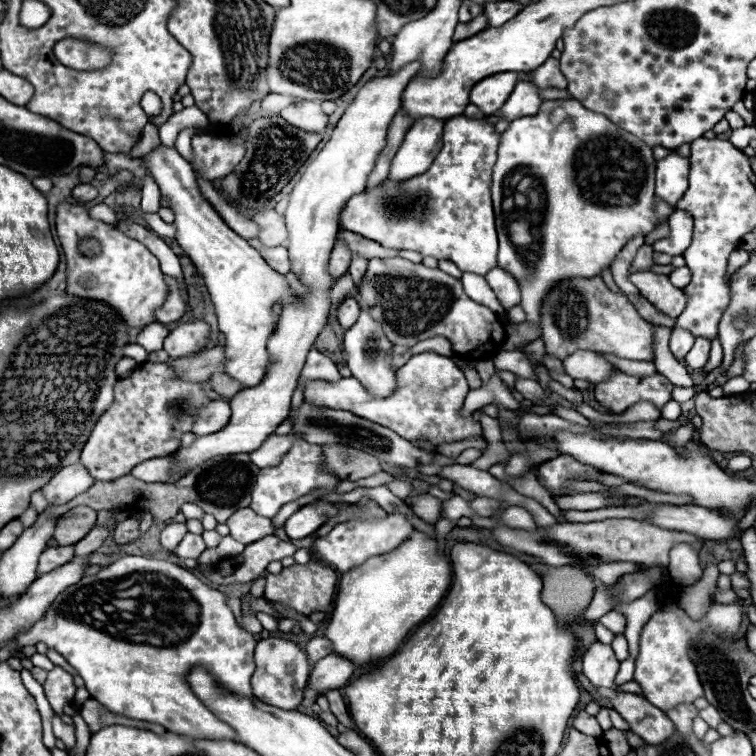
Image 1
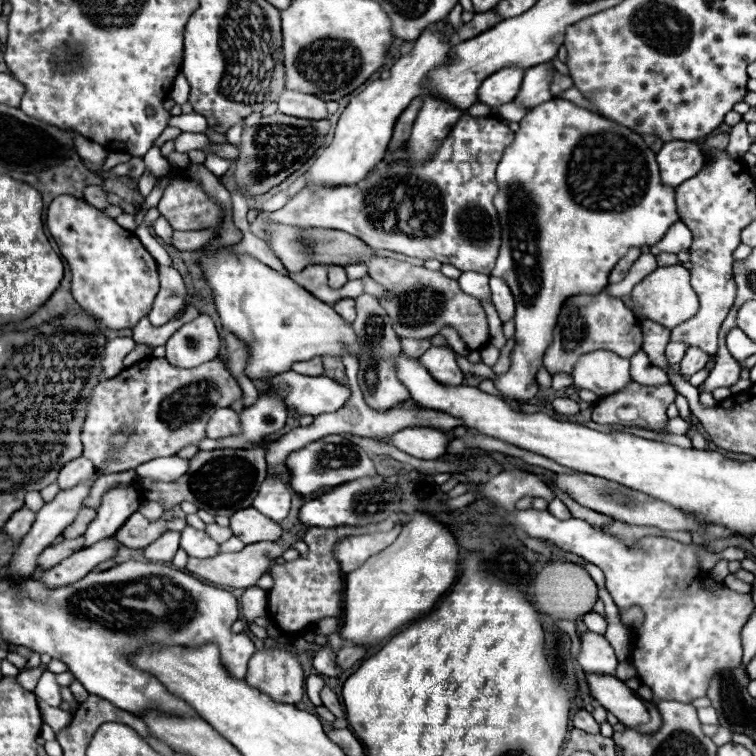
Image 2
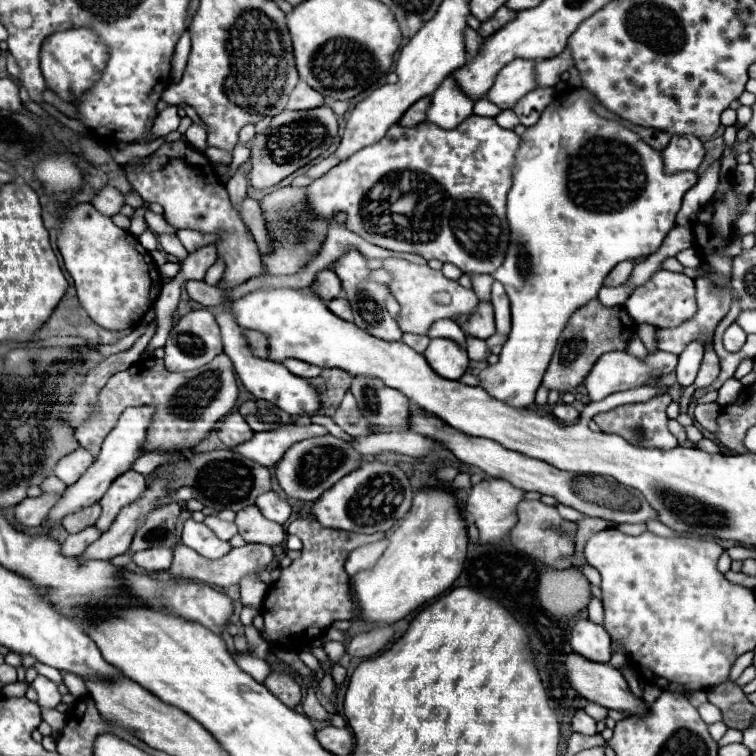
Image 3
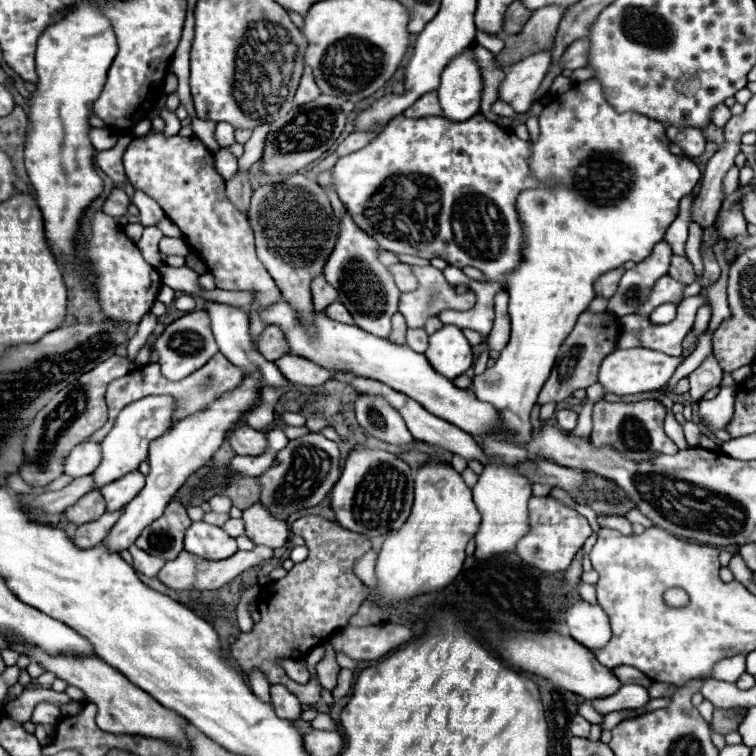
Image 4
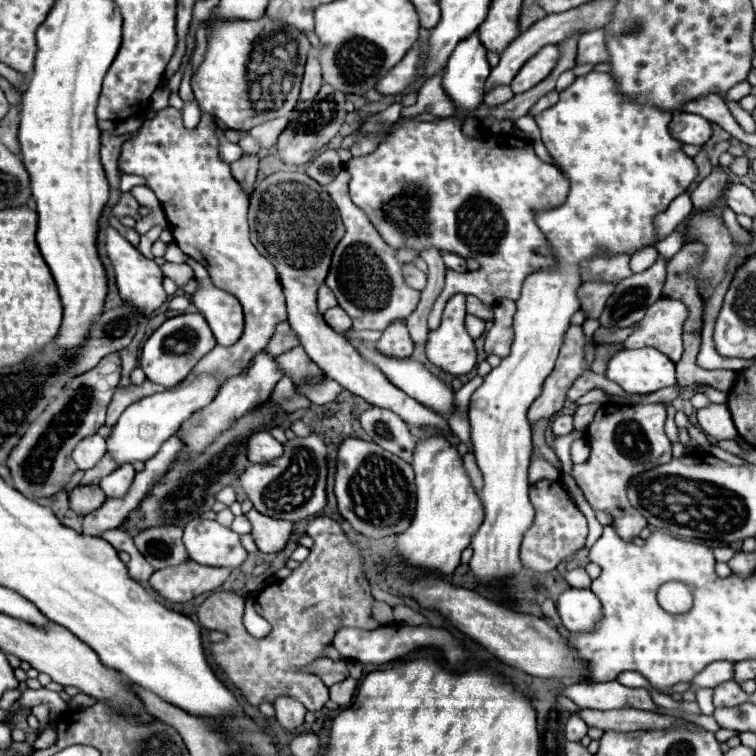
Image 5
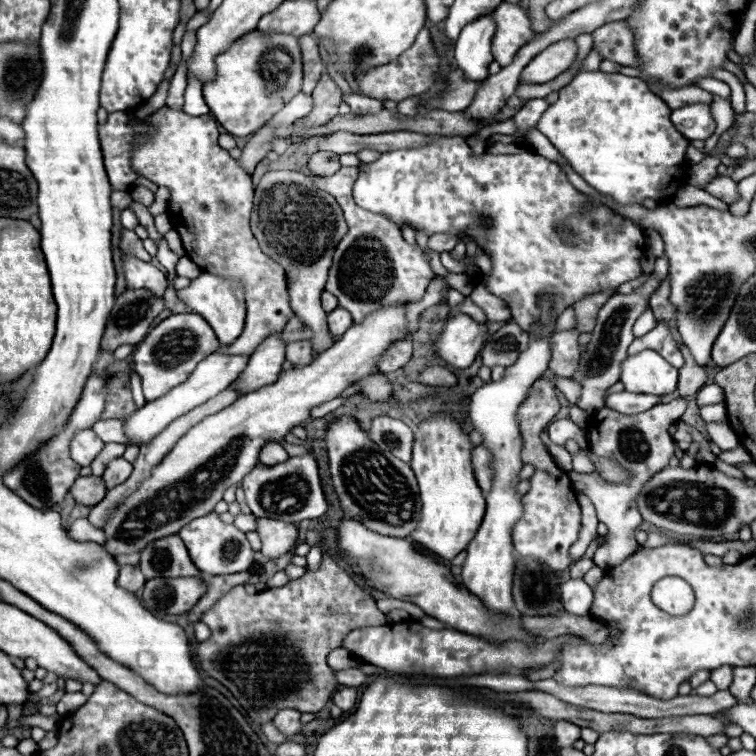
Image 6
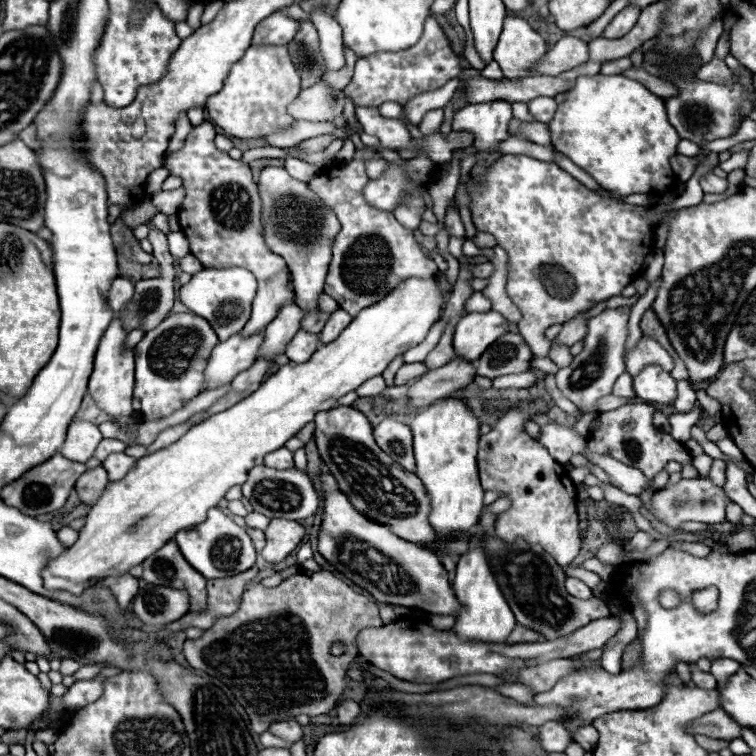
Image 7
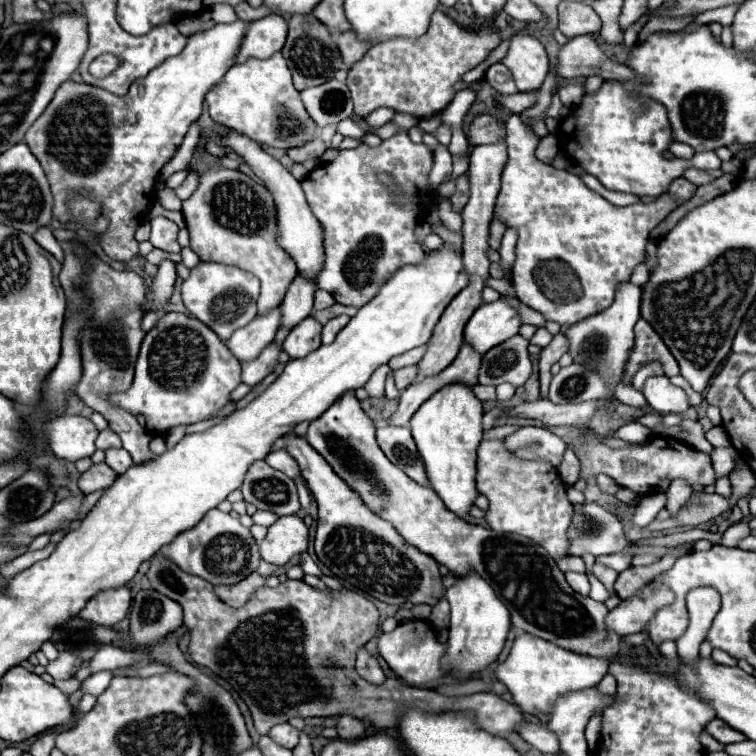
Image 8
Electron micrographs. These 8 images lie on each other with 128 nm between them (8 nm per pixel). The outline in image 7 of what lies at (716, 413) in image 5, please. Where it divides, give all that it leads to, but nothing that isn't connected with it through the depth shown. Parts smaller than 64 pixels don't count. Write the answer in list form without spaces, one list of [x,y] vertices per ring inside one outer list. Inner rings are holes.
[[[722,438],[716,442],[718,448],[732,460],[732,462],[742,462],[744,460],[744,454],[738,450],[738,446],[732,442],[732,438]]]

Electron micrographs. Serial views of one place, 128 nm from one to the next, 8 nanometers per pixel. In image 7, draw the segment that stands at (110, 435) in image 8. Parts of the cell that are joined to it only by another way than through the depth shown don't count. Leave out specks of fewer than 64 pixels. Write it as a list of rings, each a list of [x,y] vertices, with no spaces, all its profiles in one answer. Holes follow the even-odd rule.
[[[102,438],[102,442],[100,442],[100,446],[96,448],[94,456],[96,456],[98,460],[104,460],[108,454],[112,454],[112,452],[124,452],[124,450],[126,450],[126,444],[124,444],[124,442],[120,442],[120,440],[116,440],[116,438]]]

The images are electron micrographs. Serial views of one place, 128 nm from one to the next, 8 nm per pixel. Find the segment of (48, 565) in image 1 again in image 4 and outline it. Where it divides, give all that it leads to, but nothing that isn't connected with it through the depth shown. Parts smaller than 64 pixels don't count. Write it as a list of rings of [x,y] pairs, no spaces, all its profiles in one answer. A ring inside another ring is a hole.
[[[122,510],[104,512],[98,520],[92,520],[88,524],[78,526],[76,536],[74,536],[74,544],[78,548],[92,548],[92,546],[100,544],[108,536],[108,530],[116,524],[116,520],[120,518],[120,514],[122,514]]]

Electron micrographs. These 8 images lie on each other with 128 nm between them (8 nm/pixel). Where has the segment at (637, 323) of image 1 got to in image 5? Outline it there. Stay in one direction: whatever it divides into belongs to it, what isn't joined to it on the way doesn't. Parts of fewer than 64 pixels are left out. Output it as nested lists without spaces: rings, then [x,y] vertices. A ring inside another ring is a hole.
[[[570,326],[564,334],[564,344],[560,348],[556,366],[546,378],[542,394],[534,400],[534,404],[528,410],[530,426],[534,426],[538,420],[548,420],[558,410],[562,410],[568,388],[584,370],[588,370],[588,366],[584,364],[584,344],[586,336],[582,332],[582,326]]]

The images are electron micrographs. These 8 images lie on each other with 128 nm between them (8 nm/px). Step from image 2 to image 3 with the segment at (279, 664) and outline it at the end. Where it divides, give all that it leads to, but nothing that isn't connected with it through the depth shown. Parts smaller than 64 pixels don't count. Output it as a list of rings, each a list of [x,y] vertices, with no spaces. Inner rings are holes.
[[[274,668],[272,674],[264,680],[264,686],[276,698],[280,698],[288,708],[296,708],[300,704],[300,700],[302,700],[298,682],[290,674],[286,674],[282,668]]]

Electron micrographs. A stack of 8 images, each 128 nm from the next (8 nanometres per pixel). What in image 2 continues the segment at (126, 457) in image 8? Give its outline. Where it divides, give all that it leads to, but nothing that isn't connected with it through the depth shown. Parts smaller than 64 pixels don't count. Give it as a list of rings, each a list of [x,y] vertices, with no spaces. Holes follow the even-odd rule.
[[[120,486],[120,490],[108,490],[108,494],[104,494],[104,502],[98,508],[98,516],[90,522],[84,534],[84,546],[92,546],[98,540],[114,536],[126,518],[138,510],[140,502],[140,486]]]

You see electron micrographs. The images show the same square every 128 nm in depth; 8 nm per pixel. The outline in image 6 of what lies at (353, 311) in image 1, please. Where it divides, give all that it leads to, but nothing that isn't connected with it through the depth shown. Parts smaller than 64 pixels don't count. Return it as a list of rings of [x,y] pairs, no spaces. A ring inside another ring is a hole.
[[[336,308],[328,314],[328,330],[332,336],[340,336],[344,334],[344,330],[348,330],[348,326],[352,326],[354,320],[350,316],[350,312],[342,310],[342,308]]]

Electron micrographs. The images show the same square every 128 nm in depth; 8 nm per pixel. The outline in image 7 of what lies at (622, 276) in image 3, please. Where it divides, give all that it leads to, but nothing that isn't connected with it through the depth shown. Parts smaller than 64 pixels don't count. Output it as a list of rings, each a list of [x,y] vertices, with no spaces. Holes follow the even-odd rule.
[[[578,314],[576,318],[572,318],[572,320],[564,322],[564,324],[562,324],[560,334],[556,336],[556,344],[572,346],[574,342],[582,340],[582,338],[584,338],[584,334],[586,334],[586,324],[588,324],[588,320],[586,320],[586,316],[584,316],[584,314]]]

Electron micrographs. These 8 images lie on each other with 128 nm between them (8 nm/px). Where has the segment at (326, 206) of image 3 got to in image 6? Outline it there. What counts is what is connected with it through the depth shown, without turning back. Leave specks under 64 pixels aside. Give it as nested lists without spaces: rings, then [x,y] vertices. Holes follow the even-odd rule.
[[[434,134],[434,142],[424,148],[384,152],[376,162],[360,166],[360,176],[354,184],[354,200],[358,206],[390,218],[398,226],[410,224],[416,230],[424,230],[428,236],[440,232],[456,232],[460,238],[464,234],[472,236],[494,260],[494,270],[486,282],[488,288],[508,302],[516,324],[524,332],[532,332],[534,324],[540,322],[540,296],[546,296],[550,300],[550,312],[560,316],[582,296],[600,290],[616,290],[642,274],[640,258],[646,250],[644,230],[640,244],[640,228],[634,222],[612,214],[606,206],[588,208],[586,194],[570,184],[564,170],[538,154],[472,156],[462,136]],[[558,210],[562,210],[562,218],[554,218]],[[564,226],[572,230],[572,246],[560,240],[558,230],[564,230]]]

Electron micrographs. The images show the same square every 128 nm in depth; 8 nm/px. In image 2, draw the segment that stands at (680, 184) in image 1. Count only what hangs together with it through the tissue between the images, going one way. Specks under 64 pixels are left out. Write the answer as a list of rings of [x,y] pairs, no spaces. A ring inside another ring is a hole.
[[[672,140],[656,154],[660,178],[666,186],[680,186],[704,166],[704,154],[694,140]]]

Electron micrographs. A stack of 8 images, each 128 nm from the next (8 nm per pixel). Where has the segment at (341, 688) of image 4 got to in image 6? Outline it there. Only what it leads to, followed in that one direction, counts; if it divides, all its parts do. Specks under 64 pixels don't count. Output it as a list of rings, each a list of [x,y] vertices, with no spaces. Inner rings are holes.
[[[342,688],[334,694],[334,704],[342,710],[342,712],[348,712],[354,708],[356,704],[356,690],[354,688]]]

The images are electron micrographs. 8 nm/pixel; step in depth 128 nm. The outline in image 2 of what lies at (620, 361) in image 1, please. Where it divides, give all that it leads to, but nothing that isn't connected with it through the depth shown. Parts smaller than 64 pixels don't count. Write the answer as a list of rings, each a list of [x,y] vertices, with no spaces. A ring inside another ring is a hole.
[[[638,350],[632,358],[630,358],[630,374],[632,374],[632,380],[638,382],[638,384],[646,384],[646,386],[662,386],[662,384],[668,384],[668,374],[658,368],[658,366],[652,366],[652,362],[648,360],[648,356],[644,354],[644,350]]]

